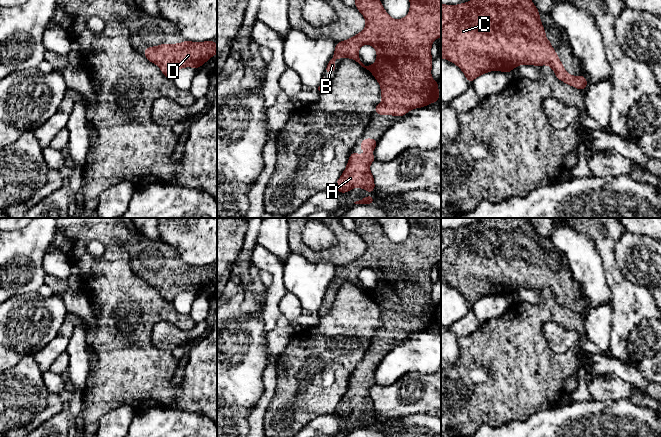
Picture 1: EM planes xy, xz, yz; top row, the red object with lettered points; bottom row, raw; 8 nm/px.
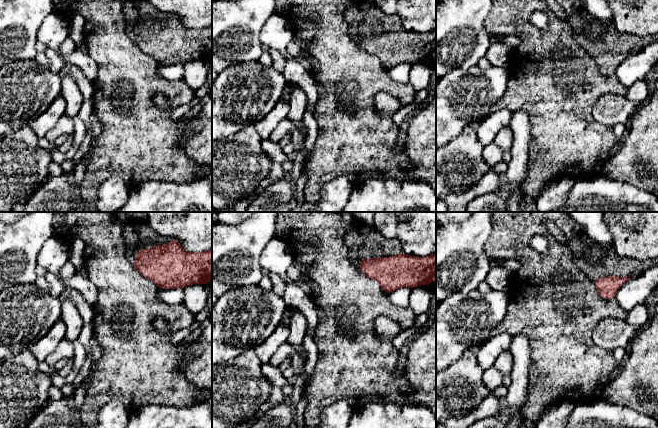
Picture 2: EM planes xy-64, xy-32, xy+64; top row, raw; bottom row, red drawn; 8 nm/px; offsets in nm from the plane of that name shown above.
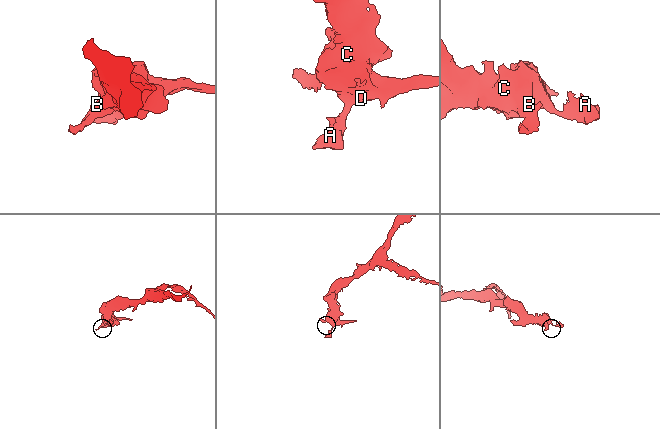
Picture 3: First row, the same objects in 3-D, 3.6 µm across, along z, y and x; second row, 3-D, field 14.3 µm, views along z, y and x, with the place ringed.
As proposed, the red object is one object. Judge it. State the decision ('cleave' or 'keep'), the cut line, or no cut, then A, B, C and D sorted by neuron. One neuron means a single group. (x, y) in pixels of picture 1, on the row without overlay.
keep; no cut; A B C D

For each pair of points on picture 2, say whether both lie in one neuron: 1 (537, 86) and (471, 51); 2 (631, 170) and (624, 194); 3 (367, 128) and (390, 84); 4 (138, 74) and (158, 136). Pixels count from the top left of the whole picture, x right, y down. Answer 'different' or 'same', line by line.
1: different
2: different
3: same
4: same

